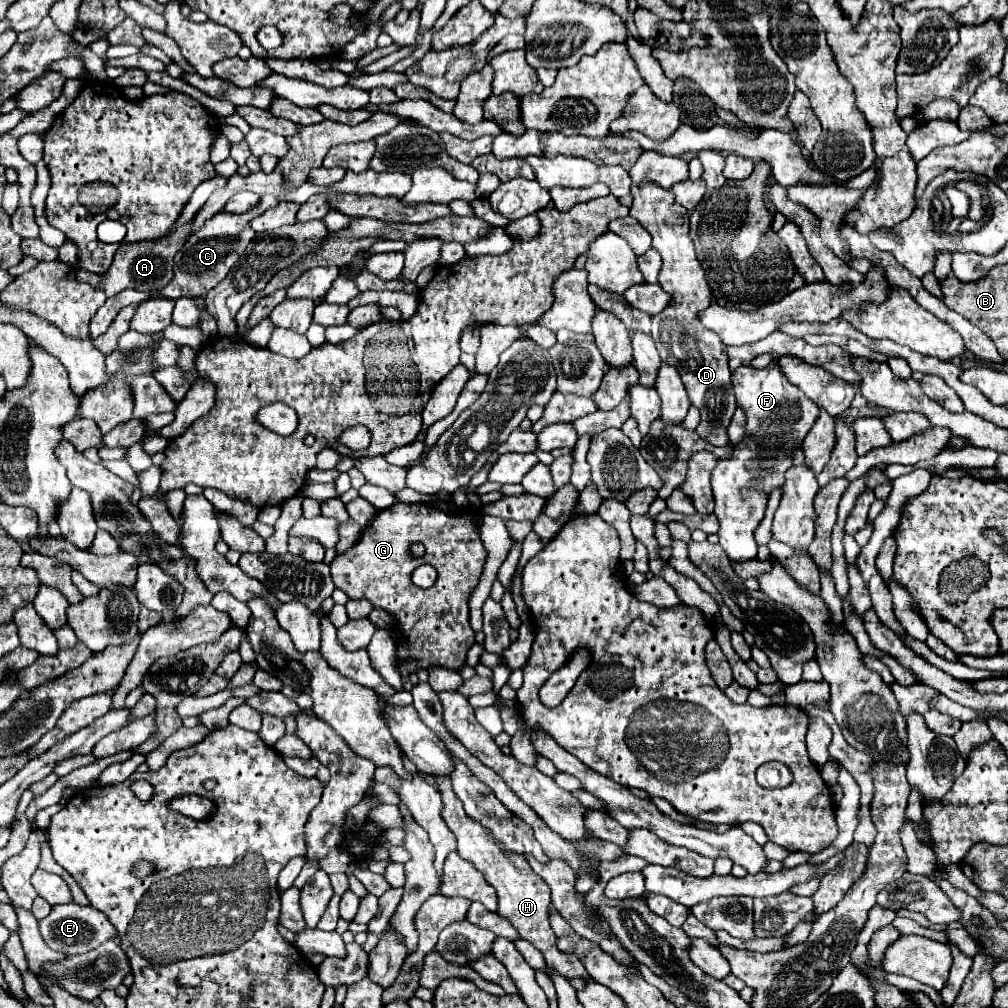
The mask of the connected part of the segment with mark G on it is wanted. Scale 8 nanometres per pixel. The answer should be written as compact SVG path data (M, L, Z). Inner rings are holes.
M395 503L377 513L371 525L367 525L359 537L359 541L349 547L345 553L337 555L331 563L331 577L337 589L347 593L349 599L367 599L373 607L381 607L395 615L397 619L397 659L401 667L401 675L409 675L411 671L429 669L433 665L443 665L447 669L461 669L465 665L465 655L469 647L475 643L475 633L469 627L469 591L477 585L481 575L481 567L485 563L485 549L477 535L477 515L447 515L437 511L425 503ZM423 543L425 557L413 559L409 557L409 545ZM429 563L437 569L437 581L429 589L419 589L411 583L411 573L415 567Z

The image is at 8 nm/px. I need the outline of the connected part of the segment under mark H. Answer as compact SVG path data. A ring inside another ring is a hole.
M433 775L433 777L435 777L437 787L443 795L441 817L443 817L443 821L447 823L447 827L453 831L453 835L457 839L457 853L463 859L471 861L485 875L485 879L495 887L497 897L499 897L497 913L501 917L505 917L507 921L511 921L511 925L519 931L519 935L523 939L527 939L529 943L533 943L545 955L545 961L549 963L549 967L561 971L561 975L565 975L567 979L571 979L571 977L589 979L583 963L575 955L561 953L557 949L557 935L553 933L551 921L549 921L551 895L549 895L549 887L545 887L545 881L539 875L533 873L533 869L529 867L525 857L513 855L513 851L505 853L505 847L501 847L501 843L497 843L497 839L489 833L489 829L483 827L481 823L477 823L477 819L471 819L465 813L465 809L461 807L461 801L453 793L449 775Z

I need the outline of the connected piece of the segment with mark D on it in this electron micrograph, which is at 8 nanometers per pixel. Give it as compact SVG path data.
M655 183L633 185L633 205L629 215L637 219L653 237L651 247L663 257L663 269L659 273L659 285L671 295L671 303L661 315L653 317L651 335L665 363L673 365L689 393L691 403L701 411L701 423L697 433L711 445L723 447L729 443L727 427L735 411L735 395L731 389L731 373L723 355L723 343L717 335L705 329L697 315L711 305L711 289L705 279L705 271L695 255L693 241L689 237L689 211L675 203L671 189L663 189Z

